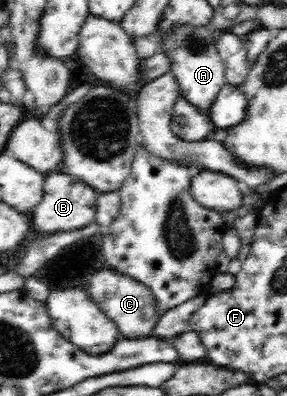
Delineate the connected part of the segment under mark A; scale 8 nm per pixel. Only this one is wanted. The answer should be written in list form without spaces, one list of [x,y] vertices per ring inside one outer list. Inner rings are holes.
[[[209,26],[182,27],[174,31],[174,36],[159,46],[171,57],[171,71],[177,77],[180,86],[180,96],[191,105],[209,116],[209,110],[217,99],[219,92],[224,90],[227,79],[222,58],[216,49],[213,32]]]

